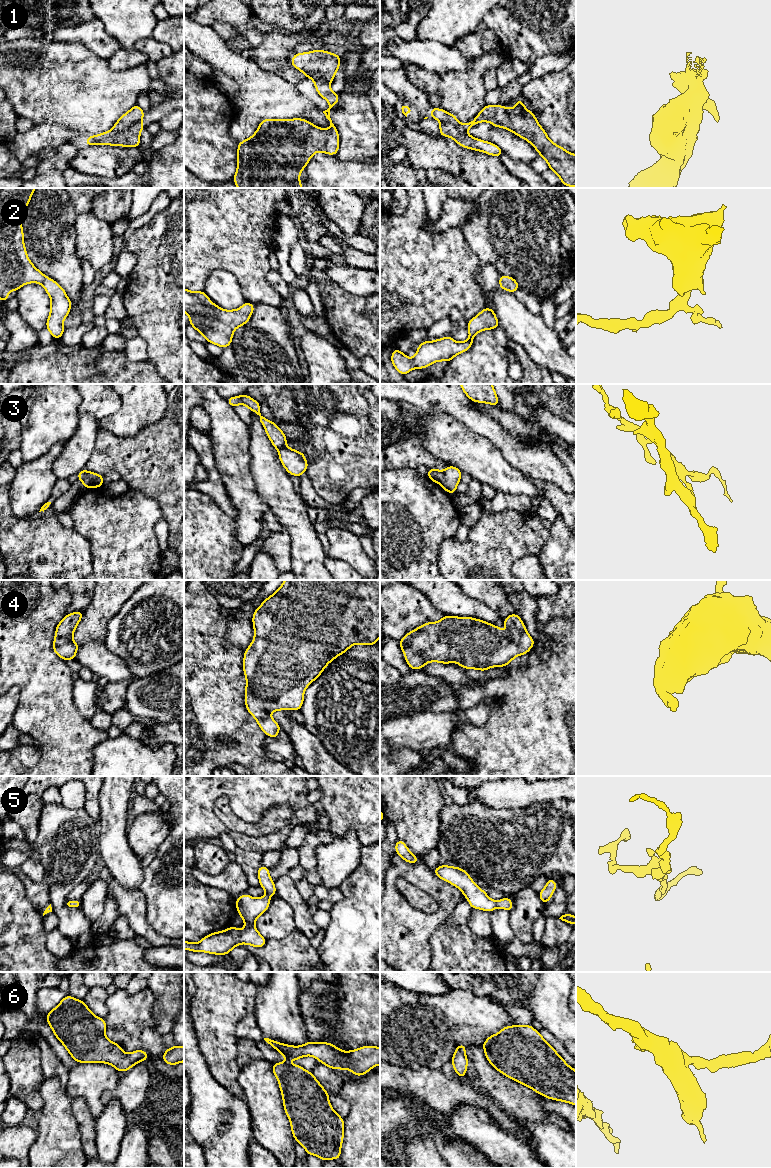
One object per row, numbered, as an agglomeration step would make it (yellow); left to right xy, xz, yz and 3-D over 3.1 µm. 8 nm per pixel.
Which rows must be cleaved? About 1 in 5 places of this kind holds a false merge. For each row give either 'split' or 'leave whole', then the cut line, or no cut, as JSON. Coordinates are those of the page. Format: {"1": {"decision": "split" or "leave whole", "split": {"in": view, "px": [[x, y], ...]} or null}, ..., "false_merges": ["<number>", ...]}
{"1": {"decision": "split", "split": {"in": "xy", "px": [[140, 120], [122, 130], [112, 129]]}}, "2": {"decision": "leave whole", "split": null}, "3": {"decision": "split", "split": {"in": "xy", "px": [[86, 470], [87, 478], [83, 482]]}}, "4": {"decision": "leave whole", "split": null}, "5": {"decision": "leave whole", "split": null}, "6": {"decision": "leave whole", "split": null}, "false_merges": ["1", "3"]}

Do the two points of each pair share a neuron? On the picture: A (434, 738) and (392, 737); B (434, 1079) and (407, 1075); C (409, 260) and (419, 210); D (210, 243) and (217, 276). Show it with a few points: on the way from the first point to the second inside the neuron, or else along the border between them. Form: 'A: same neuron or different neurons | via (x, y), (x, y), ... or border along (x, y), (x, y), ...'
A: same neuron | via (424, 737), (402, 737)
B: same neuron | via (427, 1079), (414, 1079)
C: same neuron | via (409, 248), (409, 231), (413, 222)
D: different neurons | border along (237, 280), (228, 271), (214, 269), (203, 289)

